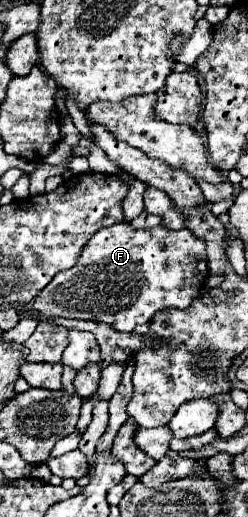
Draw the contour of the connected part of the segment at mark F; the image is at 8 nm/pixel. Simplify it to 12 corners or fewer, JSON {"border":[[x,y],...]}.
{"border":[[187,228],[95,232],[33,300],[131,332],[209,276]]}

